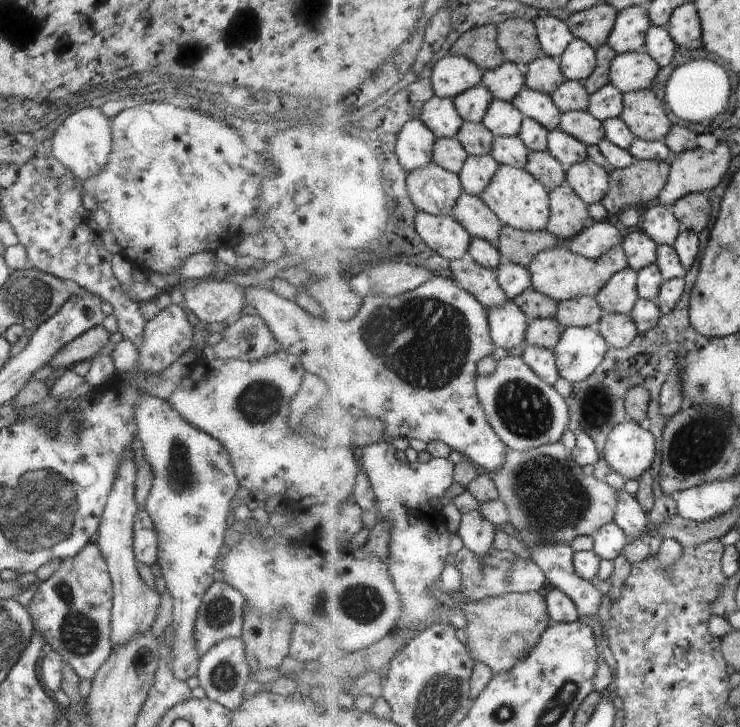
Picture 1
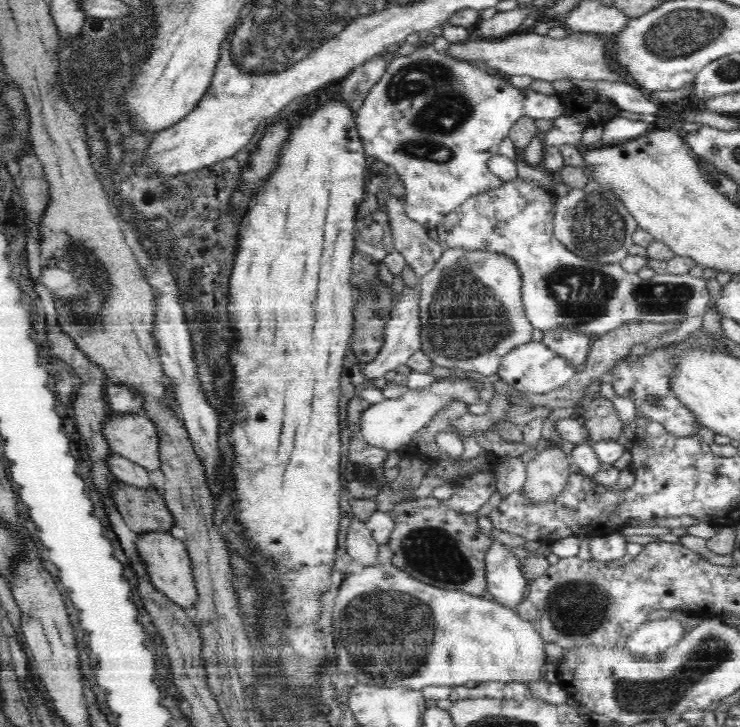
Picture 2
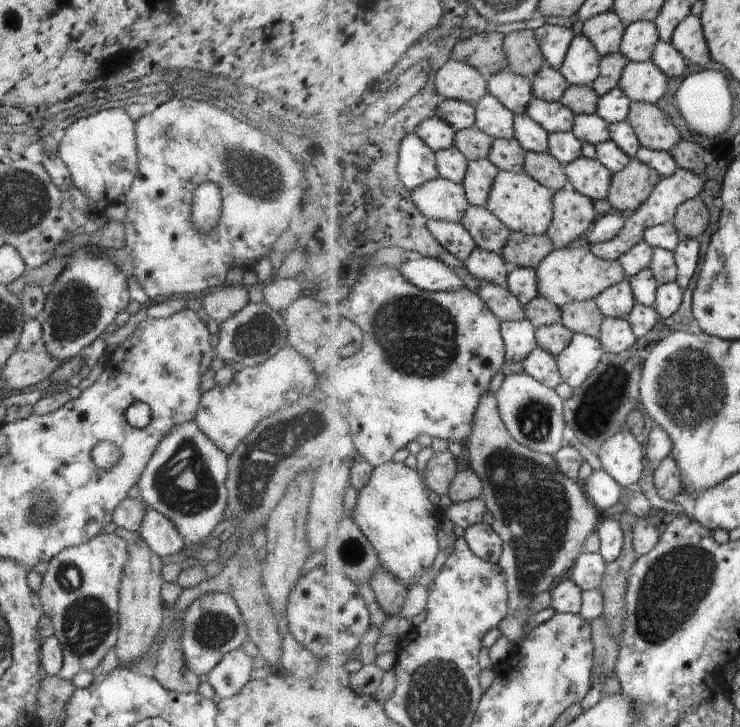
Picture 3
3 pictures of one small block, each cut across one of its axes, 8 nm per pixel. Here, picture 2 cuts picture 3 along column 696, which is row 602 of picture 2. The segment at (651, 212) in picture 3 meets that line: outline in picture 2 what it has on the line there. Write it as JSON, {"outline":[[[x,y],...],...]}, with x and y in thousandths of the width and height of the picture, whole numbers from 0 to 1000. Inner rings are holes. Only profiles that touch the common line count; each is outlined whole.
{"outline":[[[200,735],[188,739],[184,747],[188,762],[199,776],[204,802],[219,813],[238,834],[259,845],[268,825],[268,813],[261,794],[261,779],[246,743],[231,735]]]}

